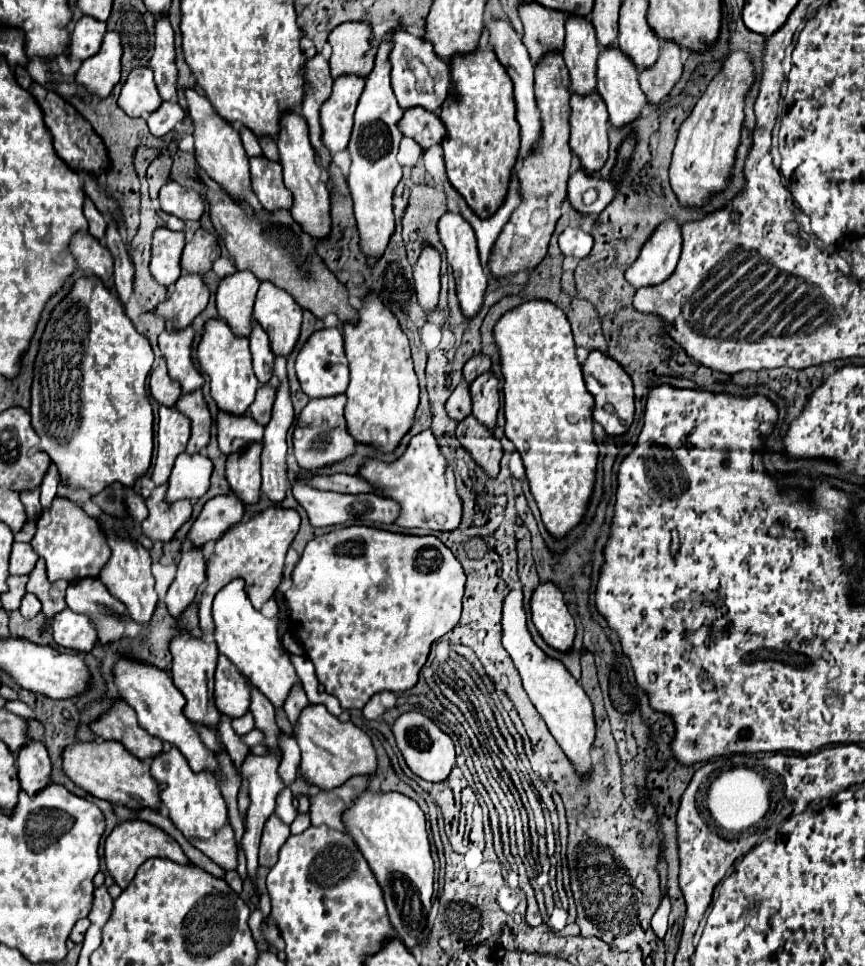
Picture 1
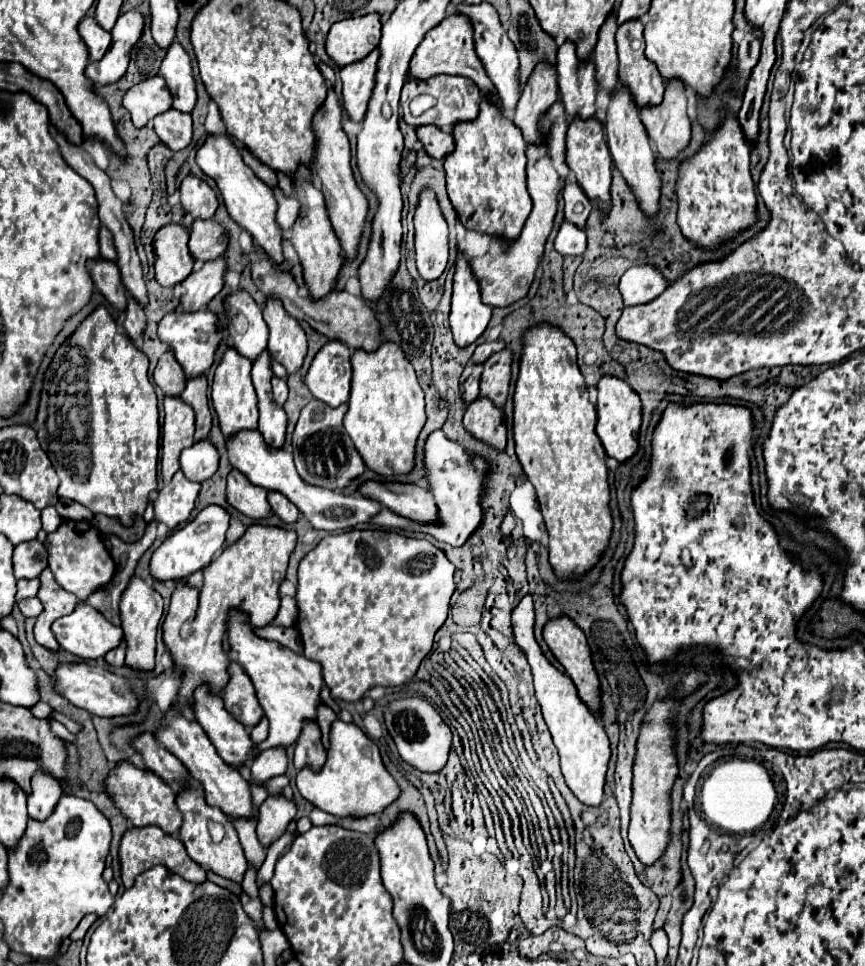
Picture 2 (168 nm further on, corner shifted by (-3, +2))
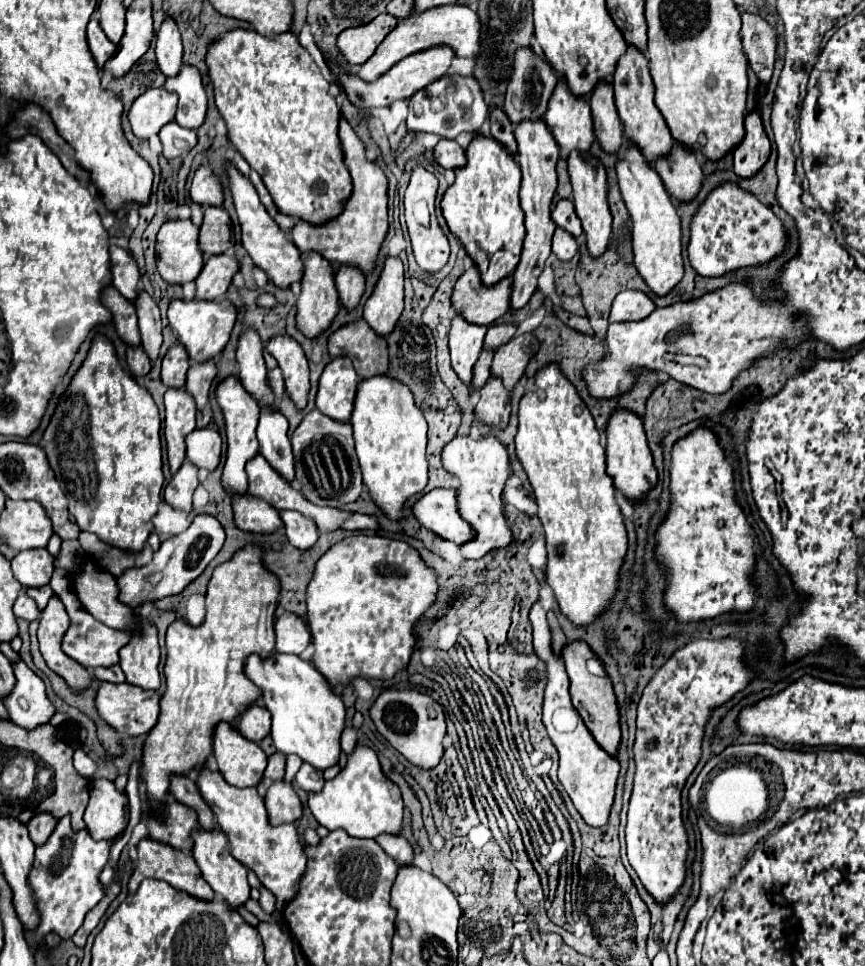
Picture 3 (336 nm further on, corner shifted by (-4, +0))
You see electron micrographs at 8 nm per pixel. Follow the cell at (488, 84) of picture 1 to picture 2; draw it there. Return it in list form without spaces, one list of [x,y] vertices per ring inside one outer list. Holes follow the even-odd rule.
[[[483,94],[477,120],[455,124],[453,138],[455,150],[445,156],[447,194],[465,228],[505,238],[519,236],[533,208],[525,178],[525,140],[519,128],[505,118],[495,100]]]

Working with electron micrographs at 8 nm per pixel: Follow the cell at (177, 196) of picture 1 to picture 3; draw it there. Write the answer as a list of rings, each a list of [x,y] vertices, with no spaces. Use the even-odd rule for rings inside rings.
[[[204,164],[196,170],[192,186],[190,186],[190,198],[196,204],[204,206],[222,206],[224,202],[224,188],[220,178],[214,174],[210,164]]]

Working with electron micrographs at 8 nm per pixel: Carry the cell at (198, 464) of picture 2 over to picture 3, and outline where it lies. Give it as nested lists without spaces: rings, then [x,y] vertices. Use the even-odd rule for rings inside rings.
[[[214,424],[206,428],[198,428],[188,434],[186,438],[186,456],[188,460],[206,470],[214,470],[220,462],[220,448],[222,448],[222,438],[218,434],[218,428]]]

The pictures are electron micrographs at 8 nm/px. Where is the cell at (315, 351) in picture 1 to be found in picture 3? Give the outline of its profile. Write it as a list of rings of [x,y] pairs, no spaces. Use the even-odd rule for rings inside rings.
[[[334,358],[320,376],[316,408],[336,422],[350,422],[358,382],[360,378],[352,368],[352,360]]]

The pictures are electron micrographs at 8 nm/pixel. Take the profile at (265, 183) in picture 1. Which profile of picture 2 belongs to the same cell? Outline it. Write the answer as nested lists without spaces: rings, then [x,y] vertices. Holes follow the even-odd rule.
[[[277,186],[273,188],[273,194],[275,194],[275,200],[277,200],[277,224],[283,228],[283,230],[289,230],[299,214],[299,202],[297,198],[293,196],[285,196],[283,190]]]

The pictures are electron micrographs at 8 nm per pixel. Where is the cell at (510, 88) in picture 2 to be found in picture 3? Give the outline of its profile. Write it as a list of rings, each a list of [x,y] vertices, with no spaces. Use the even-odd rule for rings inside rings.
[[[454,4],[454,6],[430,8],[430,10],[422,12],[422,14],[414,14],[410,18],[406,18],[406,20],[400,20],[398,26],[378,46],[374,56],[360,66],[358,76],[362,80],[366,80],[366,82],[374,82],[386,70],[390,70],[390,66],[400,62],[402,58],[406,58],[406,56],[410,56],[414,52],[434,48],[434,46],[450,46],[458,58],[472,58],[474,60],[478,56],[478,36],[480,36],[478,32],[480,32],[478,14],[474,10],[470,10],[468,6]]]

